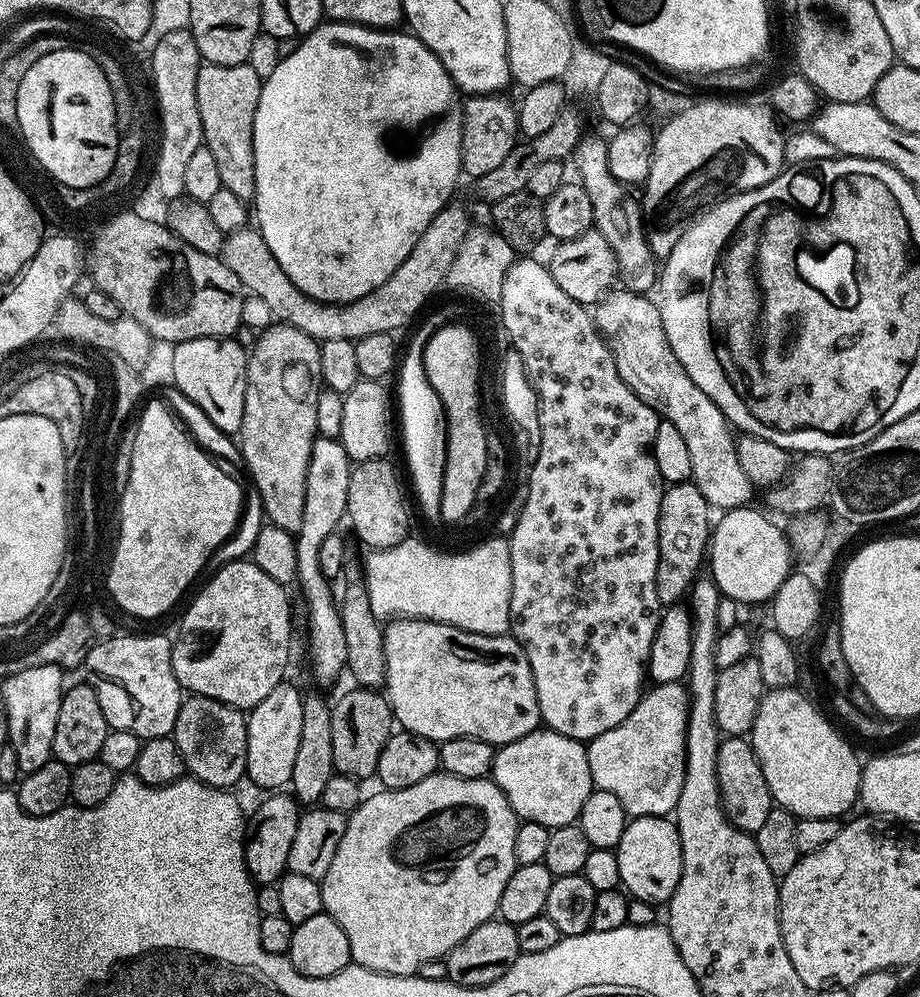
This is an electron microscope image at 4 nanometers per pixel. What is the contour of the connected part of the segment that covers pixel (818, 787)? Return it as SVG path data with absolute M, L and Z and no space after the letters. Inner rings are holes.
M793 686L790 688L773 688L765 691L764 696L760 700L758 706L758 714L754 718L754 726L750 733L750 743L752 749L756 752L758 762L762 766L762 774L766 778L766 786L772 791L773 801L779 807L785 808L787 812L792 813L797 818L830 818L831 816L840 818L843 817L843 812L848 812L852 808L852 803L857 803L860 794L860 770L862 767L861 757L856 757L856 752L836 733L836 728L799 692L799 687Z

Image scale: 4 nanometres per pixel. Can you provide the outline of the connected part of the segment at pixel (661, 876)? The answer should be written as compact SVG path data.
M663 816L629 819L615 848L623 891L633 900L664 906L682 878L682 842L671 819Z

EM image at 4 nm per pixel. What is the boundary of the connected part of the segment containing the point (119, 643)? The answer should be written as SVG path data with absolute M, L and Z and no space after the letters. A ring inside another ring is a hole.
M113 635L101 644L95 644L84 659L83 671L88 671L86 683L98 694L98 706L106 714L109 729L126 730L139 736L141 741L159 736L171 736L178 710L182 703L182 689L172 669L173 641L164 636L119 636Z

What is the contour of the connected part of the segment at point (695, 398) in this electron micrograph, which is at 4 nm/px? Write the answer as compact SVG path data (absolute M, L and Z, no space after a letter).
M613 290L599 301L594 308L596 328L608 341L612 357L616 359L618 374L646 406L659 414L661 420L668 420L682 433L686 450L690 454L691 483L702 490L702 498L713 509L727 510L742 508L754 495L750 478L742 471L736 454L733 431L722 410L686 374L682 362L670 350L670 338L662 326L660 305L655 299L639 292Z

